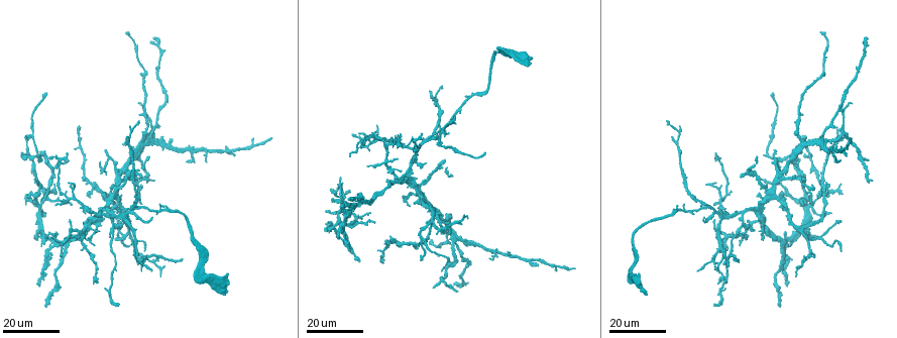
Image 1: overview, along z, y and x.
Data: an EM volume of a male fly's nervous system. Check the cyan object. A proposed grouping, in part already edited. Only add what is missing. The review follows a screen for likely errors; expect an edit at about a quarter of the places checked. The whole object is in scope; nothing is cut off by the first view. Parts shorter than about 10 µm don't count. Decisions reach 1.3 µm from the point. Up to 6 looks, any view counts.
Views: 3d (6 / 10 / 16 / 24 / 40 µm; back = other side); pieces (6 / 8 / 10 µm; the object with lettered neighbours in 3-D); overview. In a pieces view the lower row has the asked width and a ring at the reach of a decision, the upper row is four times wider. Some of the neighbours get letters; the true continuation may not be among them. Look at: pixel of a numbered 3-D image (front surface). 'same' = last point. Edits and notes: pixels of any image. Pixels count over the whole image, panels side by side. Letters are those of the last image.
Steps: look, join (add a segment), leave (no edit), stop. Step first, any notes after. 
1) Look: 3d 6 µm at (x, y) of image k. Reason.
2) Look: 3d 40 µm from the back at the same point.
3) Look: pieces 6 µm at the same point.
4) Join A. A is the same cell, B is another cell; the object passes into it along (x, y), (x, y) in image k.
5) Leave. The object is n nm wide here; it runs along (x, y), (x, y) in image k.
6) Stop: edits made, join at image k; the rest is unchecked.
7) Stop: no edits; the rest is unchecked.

Look: 3d 16 µm at (37, 180) of image 1. End of a long branch.

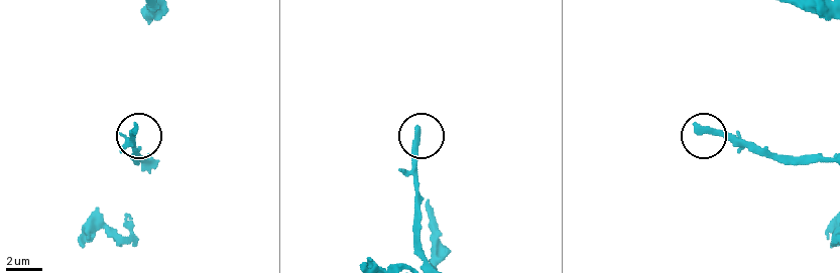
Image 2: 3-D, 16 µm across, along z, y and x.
Look: pieces 6 µm at (694, 126) of image 2. See the neighbours.

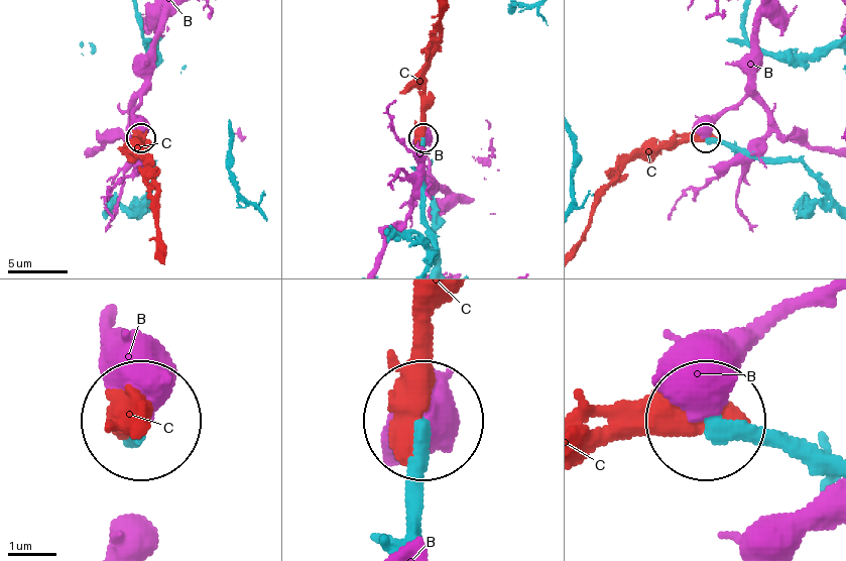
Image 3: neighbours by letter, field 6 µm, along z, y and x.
Join C. The object is 270 nm wide here; C is the same cell, B is another cell; the object passes into it along (417, 545), (417, 304) in image 3; it goes on there.

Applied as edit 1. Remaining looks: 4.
Look: 3d 24 µm at (793, 179) of image 1. Free end.

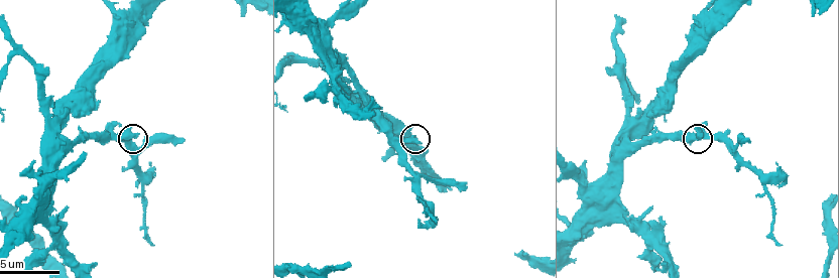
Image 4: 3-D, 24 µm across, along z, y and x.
Look: 3d 6 µm at (418, 141) of image 4.

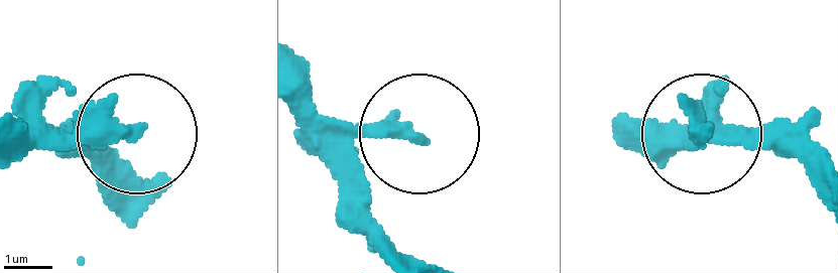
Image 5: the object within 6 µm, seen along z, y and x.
Look: pieces 8 µm at (708, 129) of image 5.

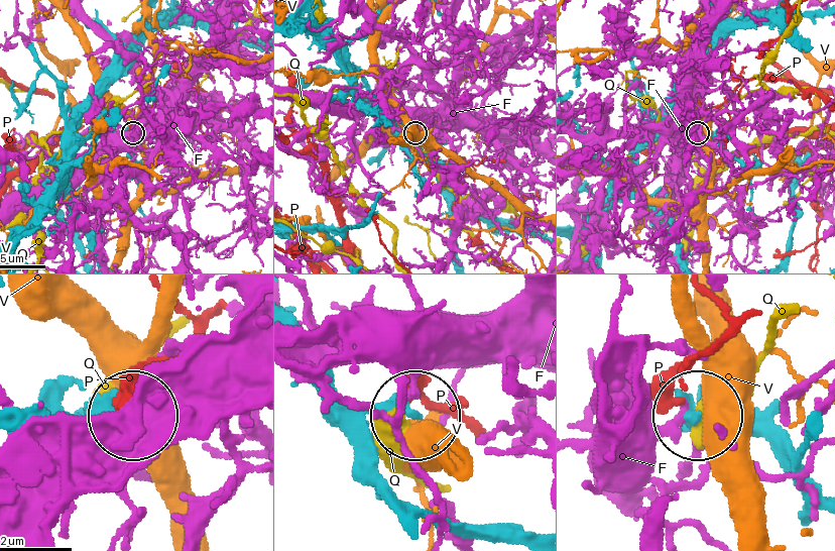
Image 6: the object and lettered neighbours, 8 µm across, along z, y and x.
Leave. F, P, Q and V are other cells; no lettered segment goes on from it.

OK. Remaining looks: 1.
Stop: edits made, join at image 3; the rest is unchecked.

